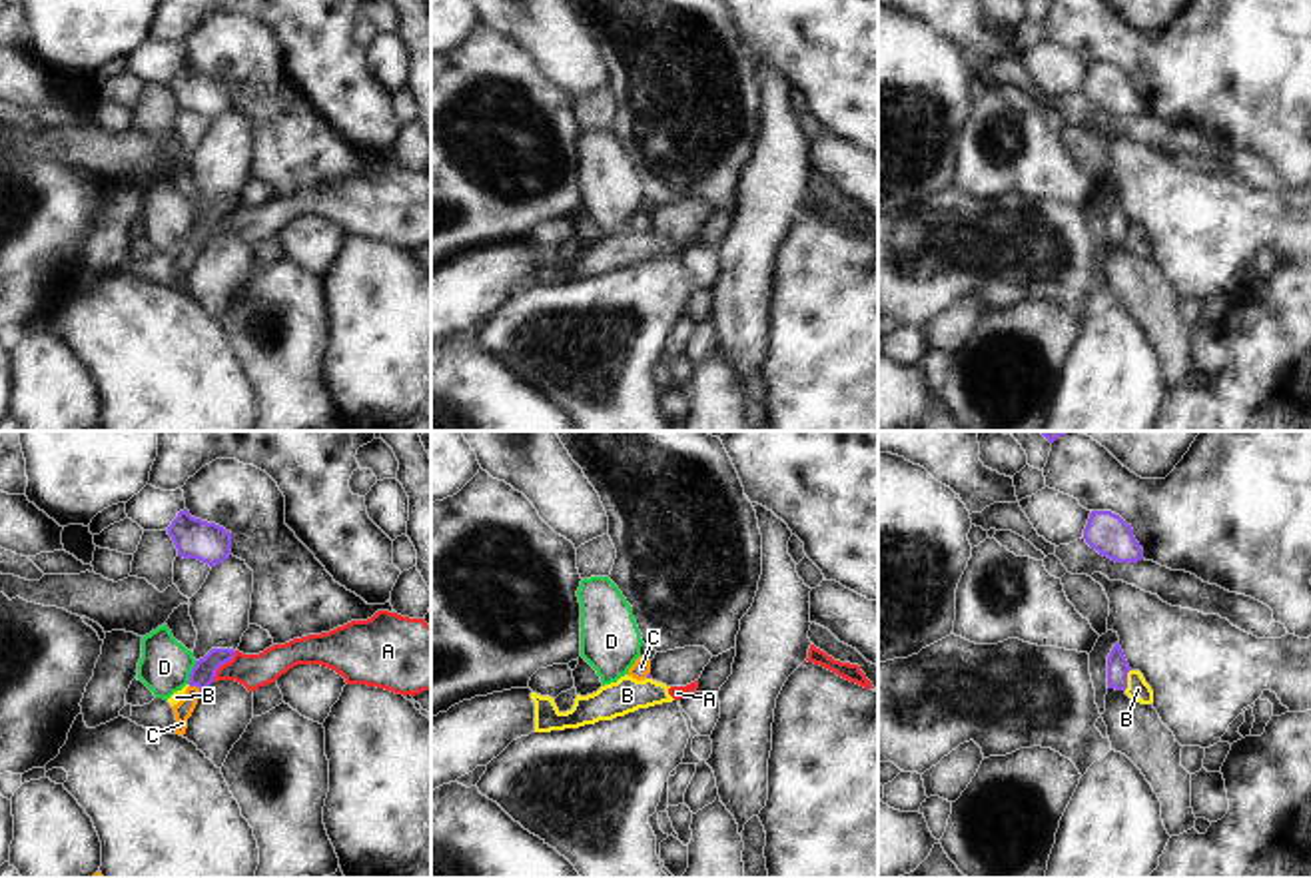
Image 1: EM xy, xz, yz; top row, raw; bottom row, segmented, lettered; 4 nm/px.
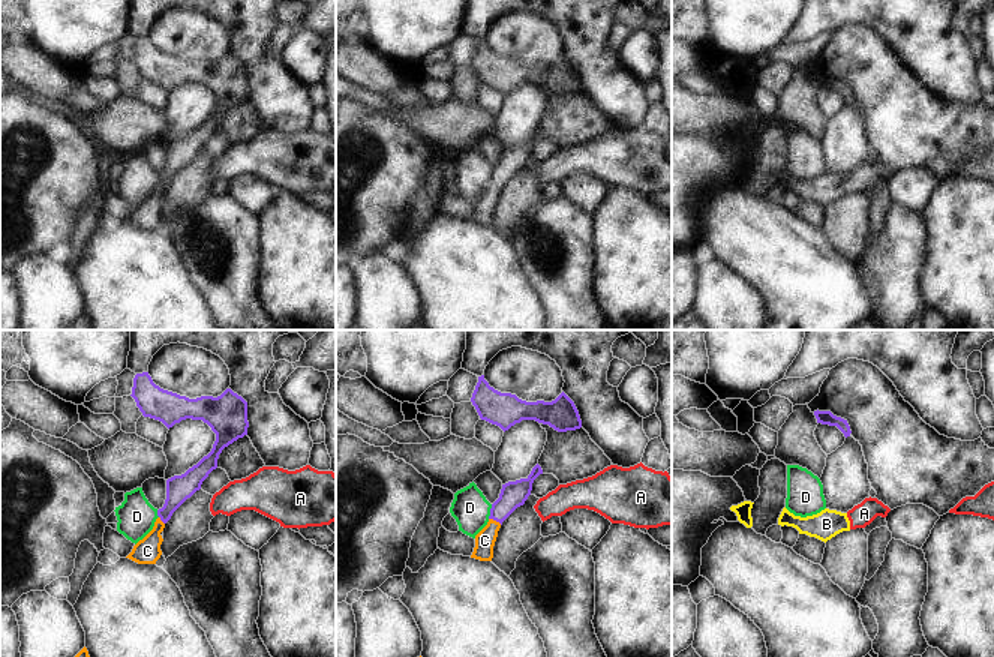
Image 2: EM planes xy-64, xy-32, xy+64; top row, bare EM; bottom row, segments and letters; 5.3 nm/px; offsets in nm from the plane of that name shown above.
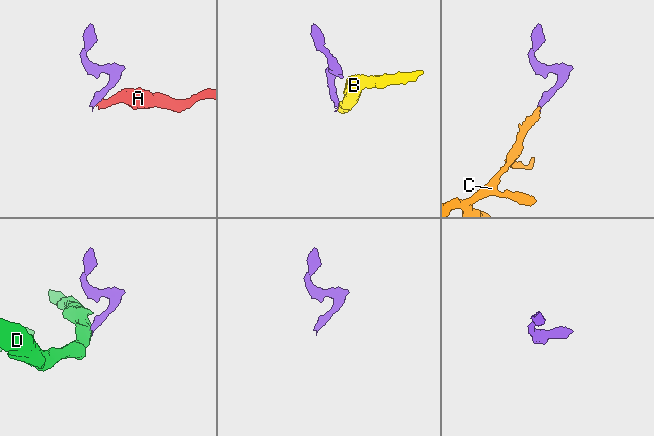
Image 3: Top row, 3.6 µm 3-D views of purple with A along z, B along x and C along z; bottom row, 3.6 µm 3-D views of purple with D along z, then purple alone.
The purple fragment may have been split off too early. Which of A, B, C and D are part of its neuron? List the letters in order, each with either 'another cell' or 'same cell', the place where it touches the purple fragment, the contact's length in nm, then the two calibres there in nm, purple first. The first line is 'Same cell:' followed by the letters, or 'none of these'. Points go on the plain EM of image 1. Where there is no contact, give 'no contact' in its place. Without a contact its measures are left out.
Same cell: C
A: another cell; meets purple in xy at (222, 216); contact 160 nm long; 100 nm thick on the purple side, 140 nm on the other
B: another cell; meets purple in yz at (1126, 232); contact 90 nm long; 90 nm thick on the purple side, 90 nm on the other
C: same cell; meets purple in xy at (198, 240); contact 60 nm long; 100 nm thick on the purple side, 70 nm on the other
D: another cell; meets purple in xy at (190, 226); contact 100 nm long; 100 nm thick on the purple side, 200 nm on the other

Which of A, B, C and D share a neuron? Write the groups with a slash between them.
A B / C / D

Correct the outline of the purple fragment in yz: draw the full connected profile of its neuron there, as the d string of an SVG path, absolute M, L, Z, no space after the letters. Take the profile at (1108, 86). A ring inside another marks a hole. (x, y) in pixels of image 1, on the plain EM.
M1092 64L1084 92L1092 102L1115 116L1143 112L1143 102L1135 94L1131 78L1111 64Z

